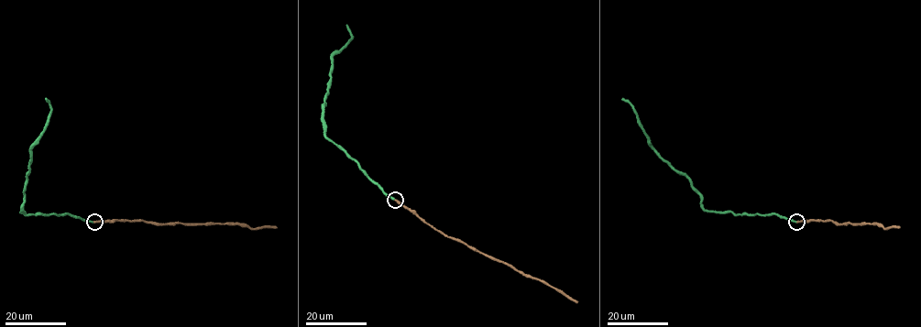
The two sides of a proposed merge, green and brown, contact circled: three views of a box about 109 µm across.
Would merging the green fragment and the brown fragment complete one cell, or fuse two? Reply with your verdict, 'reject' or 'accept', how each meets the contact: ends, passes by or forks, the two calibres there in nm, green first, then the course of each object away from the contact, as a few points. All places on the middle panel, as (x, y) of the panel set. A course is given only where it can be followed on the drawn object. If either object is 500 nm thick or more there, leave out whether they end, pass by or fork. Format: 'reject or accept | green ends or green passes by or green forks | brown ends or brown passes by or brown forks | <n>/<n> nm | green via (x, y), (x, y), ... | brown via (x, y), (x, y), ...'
accept | green ends | brown ends | 400/440 nm | green via (395, 200), (326, 137), (323, 131), (323, 109), (332, 58), (352, 38), (347, 25) | brown via (395, 200), (445, 235), (547, 283), (577, 302)

